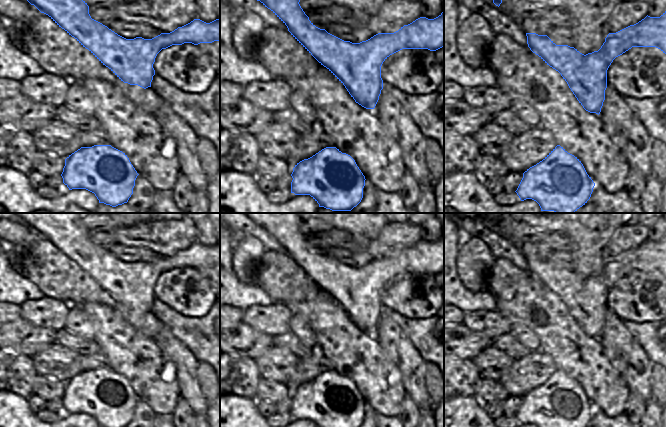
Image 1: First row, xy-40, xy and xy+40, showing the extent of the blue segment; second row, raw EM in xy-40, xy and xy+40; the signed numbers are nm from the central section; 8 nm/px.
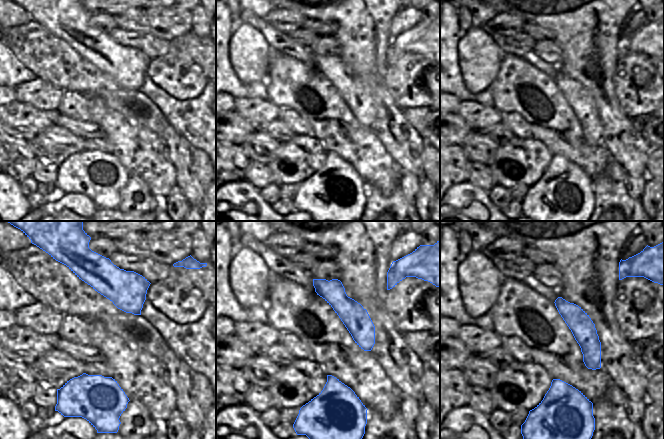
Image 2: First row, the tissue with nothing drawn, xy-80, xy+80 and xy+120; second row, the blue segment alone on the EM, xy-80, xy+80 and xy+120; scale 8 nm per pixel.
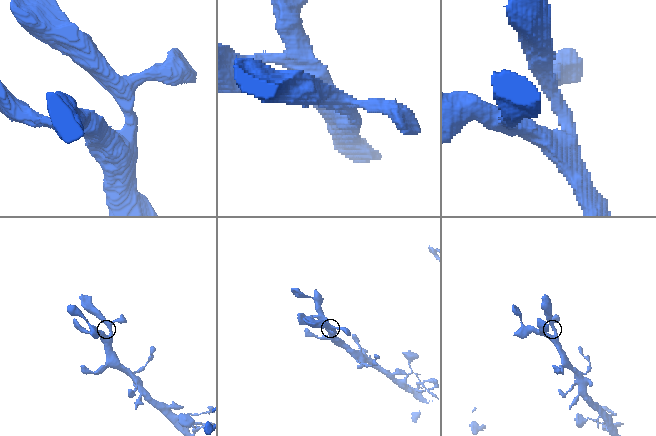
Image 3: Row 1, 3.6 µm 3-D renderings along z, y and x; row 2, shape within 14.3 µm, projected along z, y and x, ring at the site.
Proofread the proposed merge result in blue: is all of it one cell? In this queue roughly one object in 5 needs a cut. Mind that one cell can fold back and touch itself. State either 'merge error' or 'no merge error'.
no merge error

